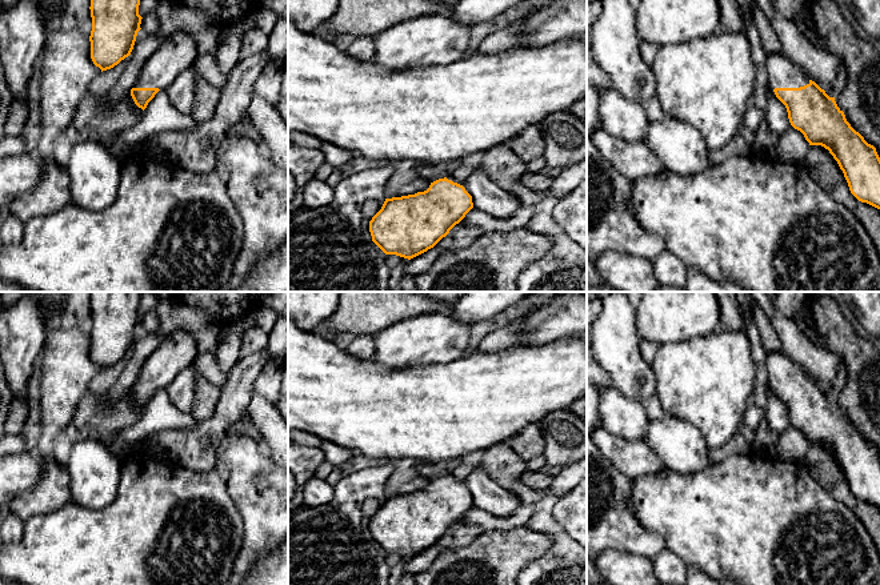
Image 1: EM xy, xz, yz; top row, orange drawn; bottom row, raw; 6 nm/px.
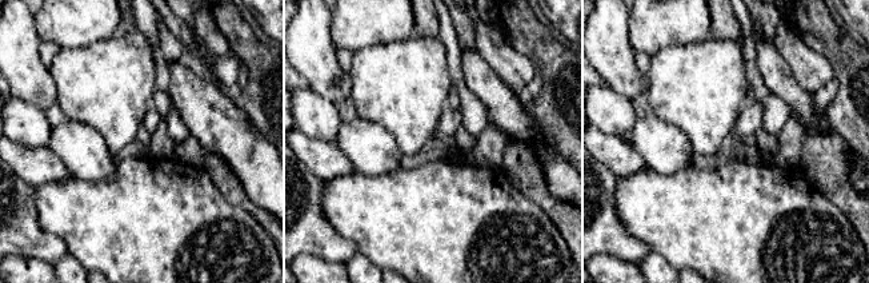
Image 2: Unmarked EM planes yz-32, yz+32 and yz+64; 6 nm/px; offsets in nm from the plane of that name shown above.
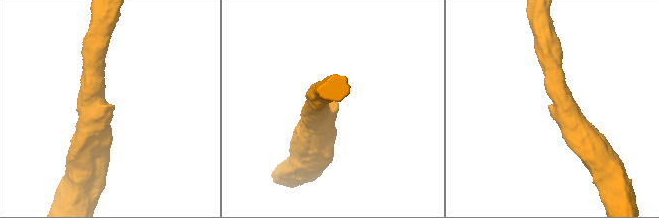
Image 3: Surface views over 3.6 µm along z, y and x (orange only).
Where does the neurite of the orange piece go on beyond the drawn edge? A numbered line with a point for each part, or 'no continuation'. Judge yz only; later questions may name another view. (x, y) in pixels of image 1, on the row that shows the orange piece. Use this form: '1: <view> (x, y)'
1: yz (783, 73)

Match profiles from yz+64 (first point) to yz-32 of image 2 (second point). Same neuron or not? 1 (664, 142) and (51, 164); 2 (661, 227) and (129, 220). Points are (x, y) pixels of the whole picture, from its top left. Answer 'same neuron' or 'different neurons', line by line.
1: different neurons
2: same neuron

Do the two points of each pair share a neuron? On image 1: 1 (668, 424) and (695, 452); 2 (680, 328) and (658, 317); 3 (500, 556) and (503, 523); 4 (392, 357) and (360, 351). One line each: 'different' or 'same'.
1: same
2: same
3: different
4: different

